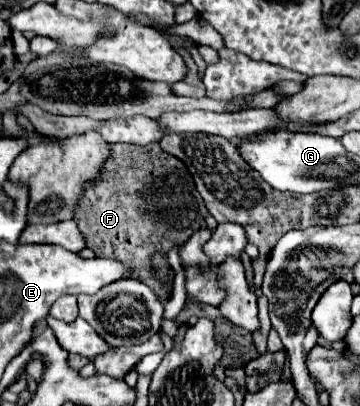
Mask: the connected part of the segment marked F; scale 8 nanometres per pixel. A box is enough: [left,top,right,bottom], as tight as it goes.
[73,142,209,302]

